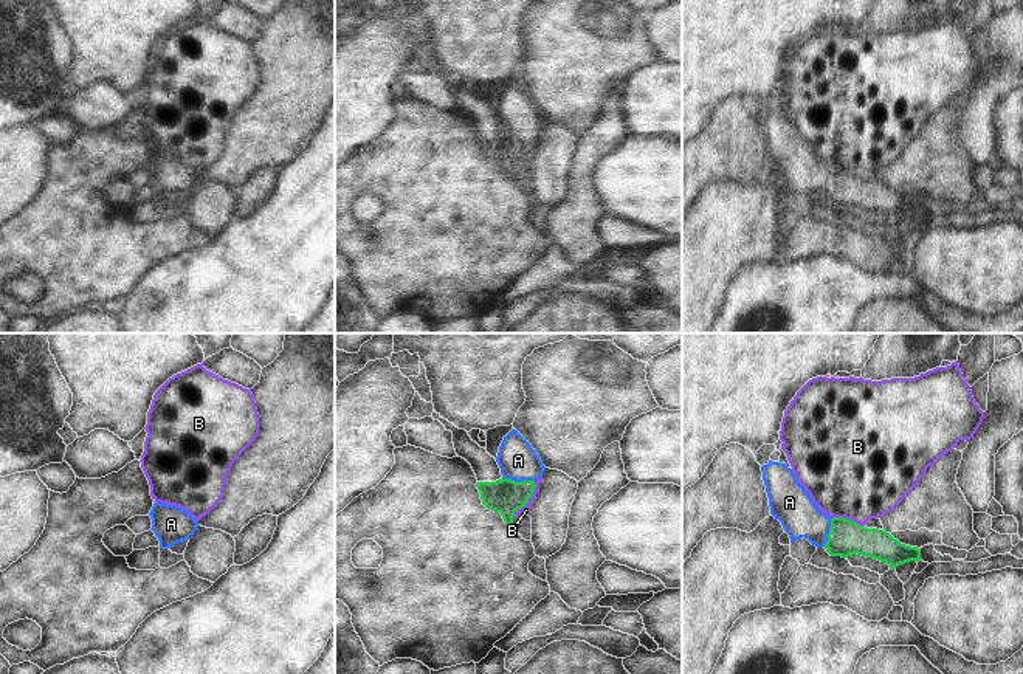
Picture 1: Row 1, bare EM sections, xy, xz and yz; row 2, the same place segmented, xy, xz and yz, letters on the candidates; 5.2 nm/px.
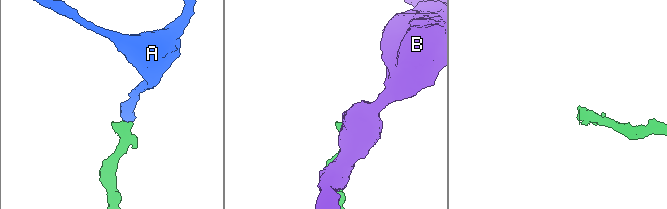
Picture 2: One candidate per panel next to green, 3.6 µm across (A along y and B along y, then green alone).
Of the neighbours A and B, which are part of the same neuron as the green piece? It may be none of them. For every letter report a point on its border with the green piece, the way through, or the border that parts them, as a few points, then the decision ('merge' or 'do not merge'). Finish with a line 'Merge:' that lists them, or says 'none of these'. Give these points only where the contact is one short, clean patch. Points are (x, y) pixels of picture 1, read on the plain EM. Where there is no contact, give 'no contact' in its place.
A: contact xz (518, 135); way xz (506, 149), (518, 135), (518, 113); merge
B: contact xz (529, 151); border xz (535, 135), (532, 149), (513, 168); do not merge
Merge: A

